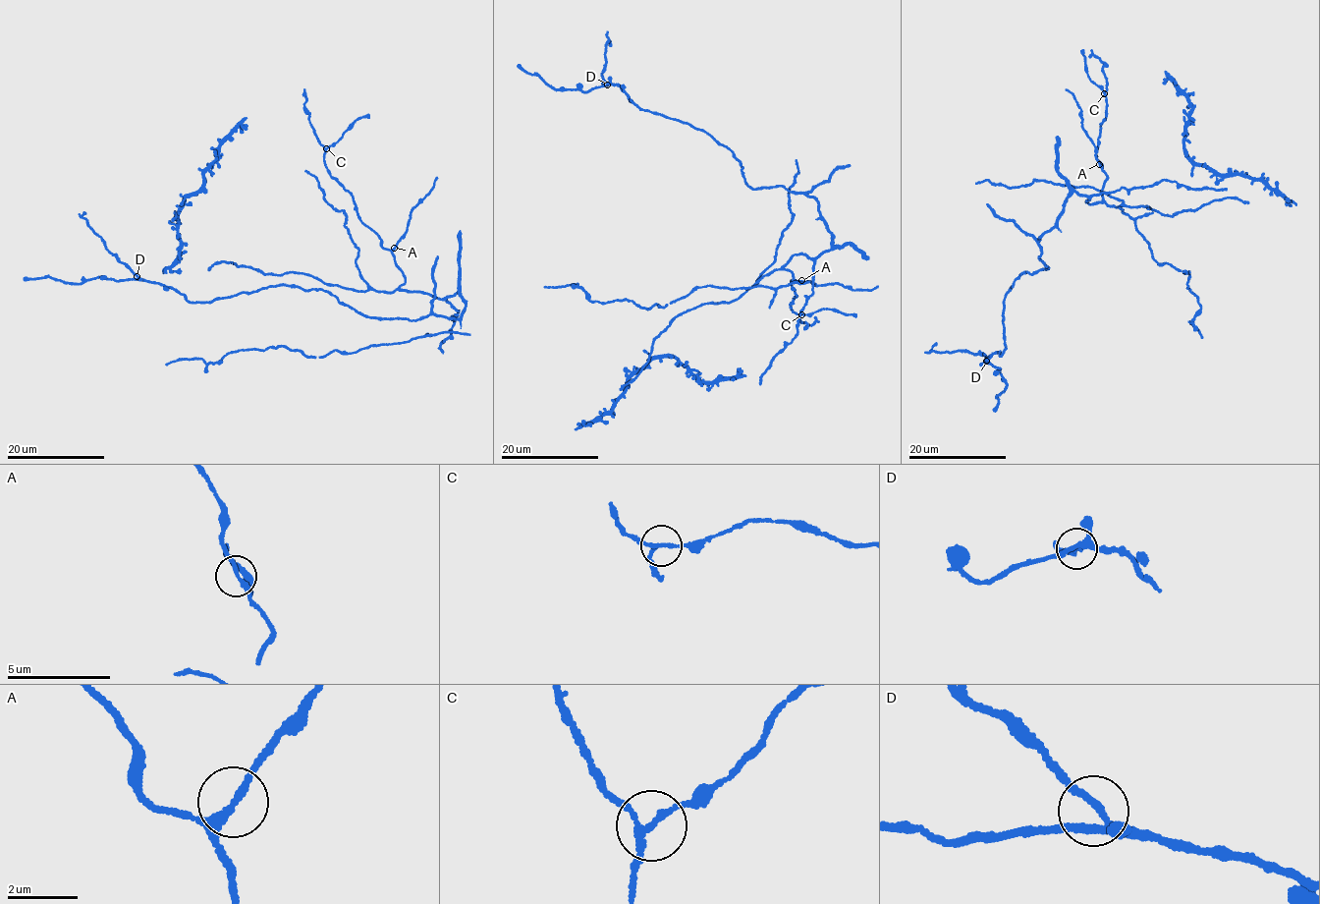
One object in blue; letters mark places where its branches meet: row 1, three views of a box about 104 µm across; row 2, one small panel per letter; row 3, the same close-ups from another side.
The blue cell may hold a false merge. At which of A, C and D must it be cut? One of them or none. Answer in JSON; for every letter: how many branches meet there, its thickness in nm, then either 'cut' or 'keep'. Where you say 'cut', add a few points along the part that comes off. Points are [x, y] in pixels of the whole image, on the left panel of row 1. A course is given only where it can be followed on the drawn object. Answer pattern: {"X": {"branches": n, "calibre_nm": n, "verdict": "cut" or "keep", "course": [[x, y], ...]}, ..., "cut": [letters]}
{"A": {"branches": 3, "calibre_nm": 180, "verdict": "keep"}, "C": {"branches": 3, "calibre_nm": 150, "verdict": "cut", "course": [[326, 147], [339, 141], [355, 121], [369, 115]]}, "D": {"branches": 3, "calibre_nm": 170, "verdict": "keep"}, "cut": ["C"]}

